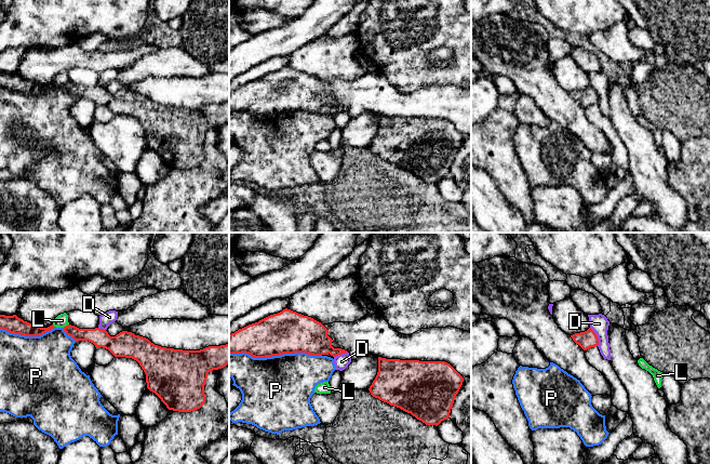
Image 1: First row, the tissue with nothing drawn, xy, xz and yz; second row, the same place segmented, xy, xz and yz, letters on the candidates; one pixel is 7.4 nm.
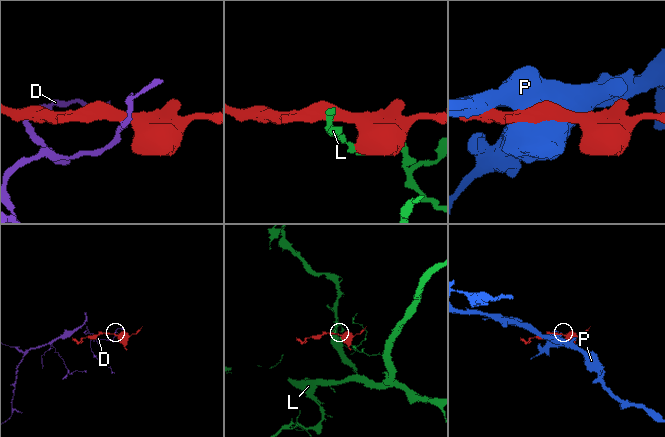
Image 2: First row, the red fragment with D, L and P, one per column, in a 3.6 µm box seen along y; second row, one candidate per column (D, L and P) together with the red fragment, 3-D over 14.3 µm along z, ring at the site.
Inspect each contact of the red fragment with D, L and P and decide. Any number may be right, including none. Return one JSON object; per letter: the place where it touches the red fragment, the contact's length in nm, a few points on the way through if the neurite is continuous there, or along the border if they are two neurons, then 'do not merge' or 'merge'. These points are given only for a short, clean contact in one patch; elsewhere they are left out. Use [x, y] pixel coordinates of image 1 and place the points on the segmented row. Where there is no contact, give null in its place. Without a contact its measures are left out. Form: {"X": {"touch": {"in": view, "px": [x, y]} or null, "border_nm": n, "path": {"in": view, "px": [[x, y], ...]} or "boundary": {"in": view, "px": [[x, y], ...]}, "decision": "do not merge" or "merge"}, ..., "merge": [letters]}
{"D": {"touch": {"in": "yz", "px": [597, 336]}, "border_nm": 160, "boundary": {"in": "yz", "px": [[590, 327], [598, 339], [598, 345]]}, "decision": "do not merge"}, "L": {"touch": {"in": "xy", "px": [66, 326]}, "border_nm": 60, "decision": "do not merge"}, "P": {"touch": {"in": "xz", "px": [276, 355]}, "border_nm": 700, "decision": "do not merge"}, "merge": []}

